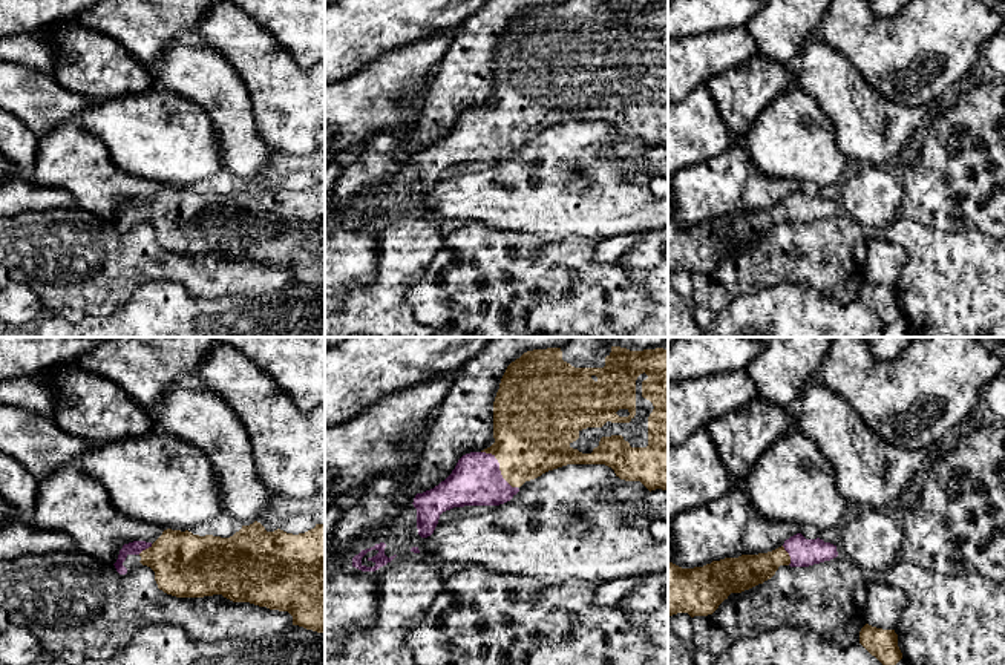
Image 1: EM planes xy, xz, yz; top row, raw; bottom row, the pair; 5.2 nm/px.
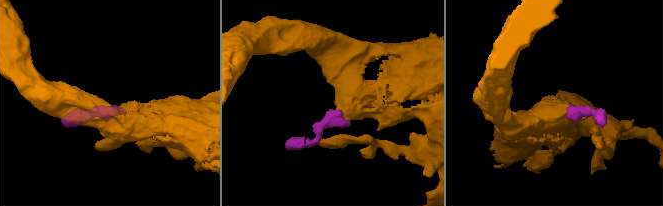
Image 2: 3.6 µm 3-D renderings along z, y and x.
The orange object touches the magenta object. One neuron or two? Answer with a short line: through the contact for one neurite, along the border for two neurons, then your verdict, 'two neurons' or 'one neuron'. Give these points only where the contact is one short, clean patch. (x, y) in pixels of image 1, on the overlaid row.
xz (532, 432), (500, 468), (491, 477), (477, 480) | one neuron

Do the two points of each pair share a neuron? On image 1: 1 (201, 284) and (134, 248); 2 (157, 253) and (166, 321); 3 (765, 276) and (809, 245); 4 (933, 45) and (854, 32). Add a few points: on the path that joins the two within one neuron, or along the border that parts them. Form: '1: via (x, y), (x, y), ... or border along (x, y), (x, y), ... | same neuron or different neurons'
1: via (184, 268), (158, 268), (149, 262) | same neuron
2: border along (166, 279), (180, 282), (192, 294), (198, 296) | different neurons
3: via (775, 265), (783, 258), (798, 253) | same neuron
4: via (913, 45), (874, 43) | same neuron

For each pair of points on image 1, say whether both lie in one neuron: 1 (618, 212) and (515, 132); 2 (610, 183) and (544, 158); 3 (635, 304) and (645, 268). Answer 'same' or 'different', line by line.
1: different
2: same
3: different

